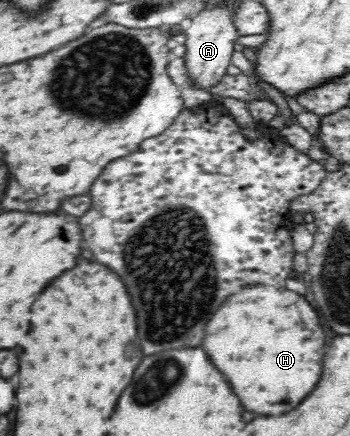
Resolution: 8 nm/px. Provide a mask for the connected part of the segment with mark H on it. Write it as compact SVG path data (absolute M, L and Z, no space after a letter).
M245 285L235 295L227 297L227 301L223 301L223 305L209 319L203 345L213 363L231 381L235 393L241 397L241 403L255 413L273 415L289 411L315 389L321 377L325 349L329 351L325 329L311 303L301 293L287 288L276 289L271 285Z

